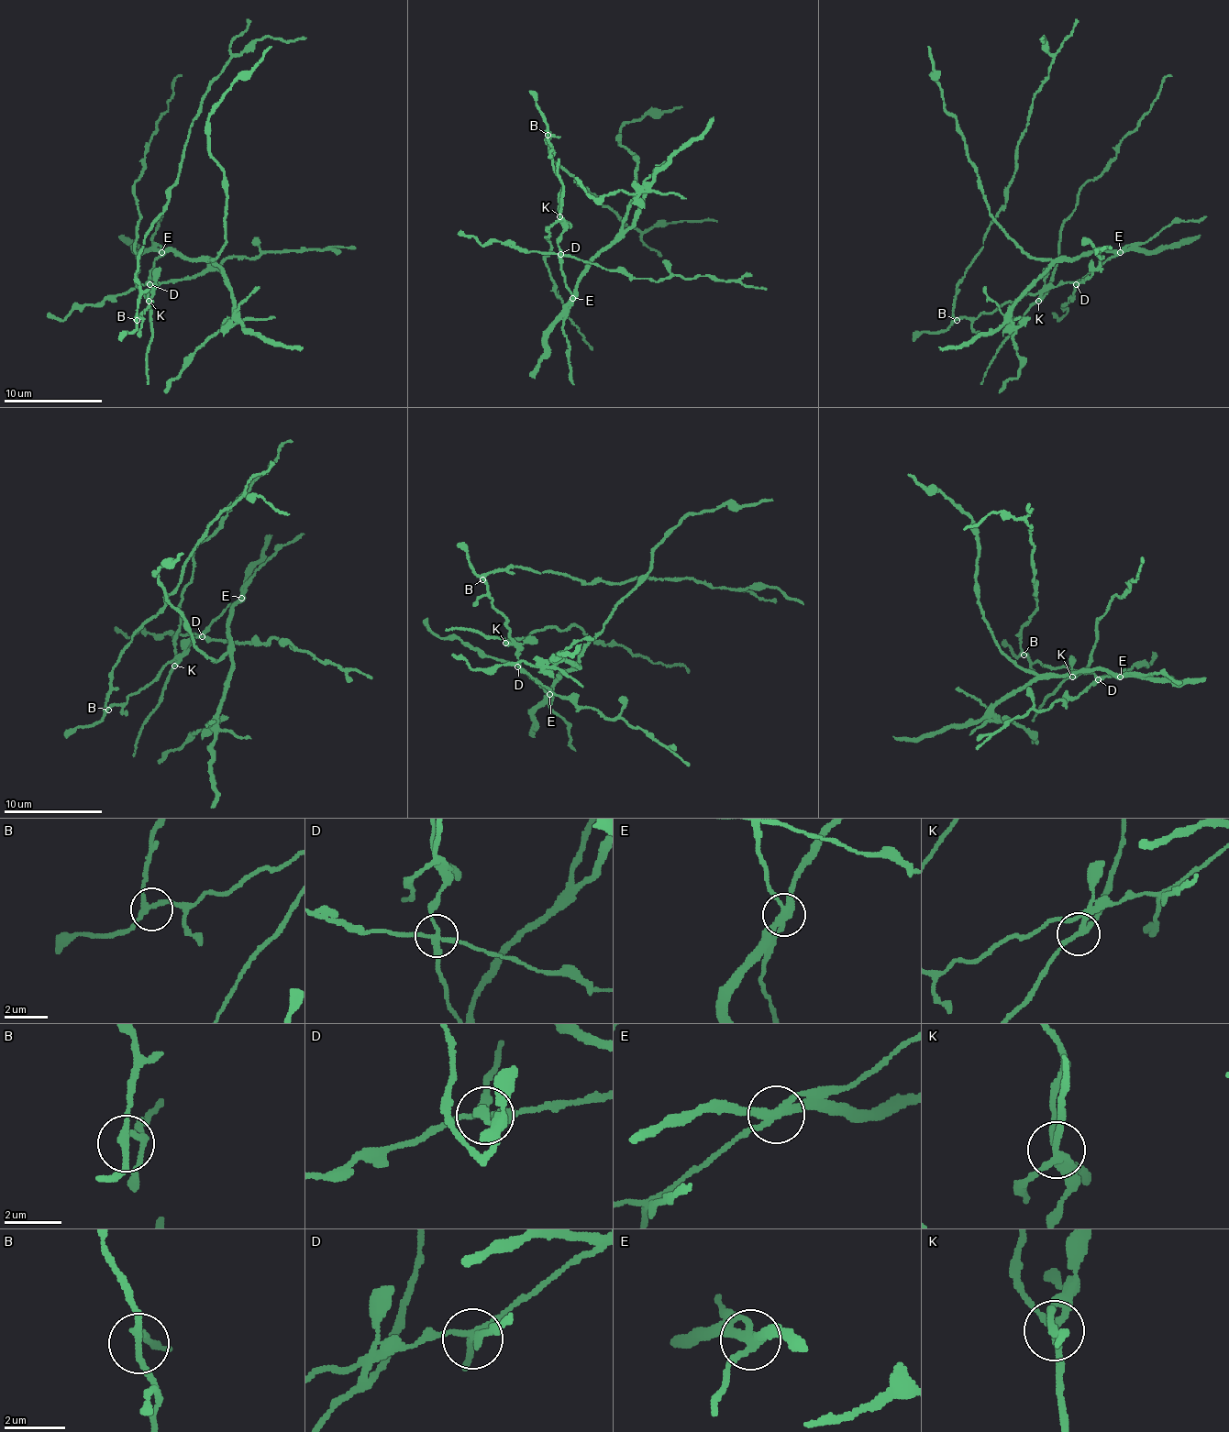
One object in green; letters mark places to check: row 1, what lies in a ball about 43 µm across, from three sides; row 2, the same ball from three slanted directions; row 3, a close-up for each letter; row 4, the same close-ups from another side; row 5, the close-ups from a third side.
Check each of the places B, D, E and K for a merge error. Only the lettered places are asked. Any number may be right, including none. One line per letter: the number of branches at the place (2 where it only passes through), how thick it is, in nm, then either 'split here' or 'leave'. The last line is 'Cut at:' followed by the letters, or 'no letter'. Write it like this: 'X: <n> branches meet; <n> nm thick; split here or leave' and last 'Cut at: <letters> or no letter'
B: 3 branches meet; 200 nm thick; leave
D: 4 branches meet; 240 nm thick; split here
E: 3 branches meet; 300 nm thick; split here
K: 3 branches meet; 220 nm thick; leave
Cut at: D, E

